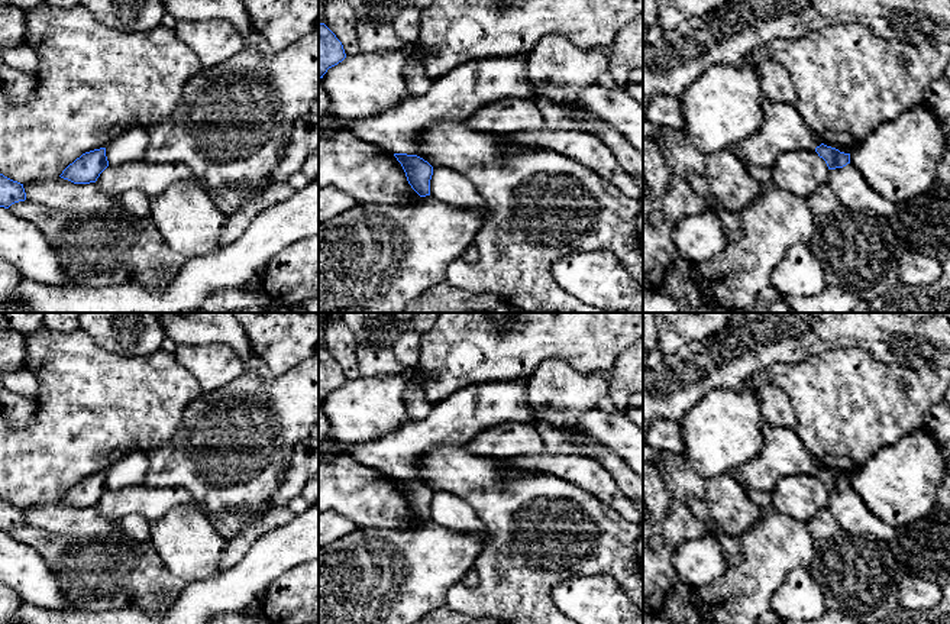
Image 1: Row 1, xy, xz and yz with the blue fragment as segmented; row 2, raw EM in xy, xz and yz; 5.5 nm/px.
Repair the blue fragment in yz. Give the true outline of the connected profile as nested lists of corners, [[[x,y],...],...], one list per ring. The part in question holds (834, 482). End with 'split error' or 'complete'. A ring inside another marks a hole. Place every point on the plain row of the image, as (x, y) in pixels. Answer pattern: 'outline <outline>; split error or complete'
outline [[[824,468],[817,471],[815,476],[825,485],[828,494],[843,492],[850,488],[850,478],[840,476],[838,473]]]; complete

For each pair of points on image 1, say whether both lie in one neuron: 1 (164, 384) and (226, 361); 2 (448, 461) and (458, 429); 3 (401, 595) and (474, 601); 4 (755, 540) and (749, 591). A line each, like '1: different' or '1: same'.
1: different
2: different
3: different
4: same

